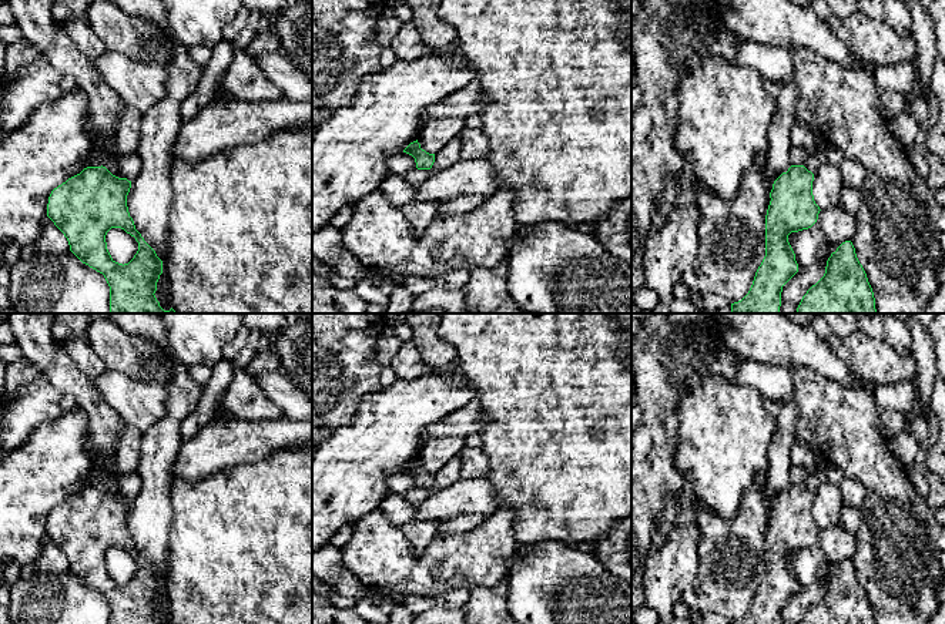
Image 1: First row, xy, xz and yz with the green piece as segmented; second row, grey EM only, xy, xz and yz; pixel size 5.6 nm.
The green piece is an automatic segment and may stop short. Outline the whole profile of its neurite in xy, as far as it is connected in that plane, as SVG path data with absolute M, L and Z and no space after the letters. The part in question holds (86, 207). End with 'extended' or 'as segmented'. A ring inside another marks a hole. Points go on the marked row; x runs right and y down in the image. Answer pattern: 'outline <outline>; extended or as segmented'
outline M87 167L54 188L48 197L47 217L64 234L70 251L86 265L103 274L110 286L110 313L178 313L164 311L155 298L162 261L135 229L127 207L131 181L113 175L105 167ZM111 228L121 228L135 238L138 251L128 264L115 262L105 242Z; as segmented

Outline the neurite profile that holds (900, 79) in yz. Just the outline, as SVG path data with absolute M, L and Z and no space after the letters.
M915 61L875 67L872 70L872 76L875 85L879 90L898 93L905 97L911 90L915 88Z

